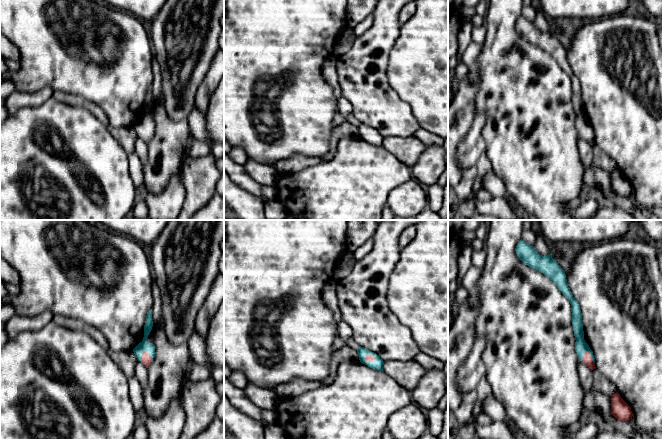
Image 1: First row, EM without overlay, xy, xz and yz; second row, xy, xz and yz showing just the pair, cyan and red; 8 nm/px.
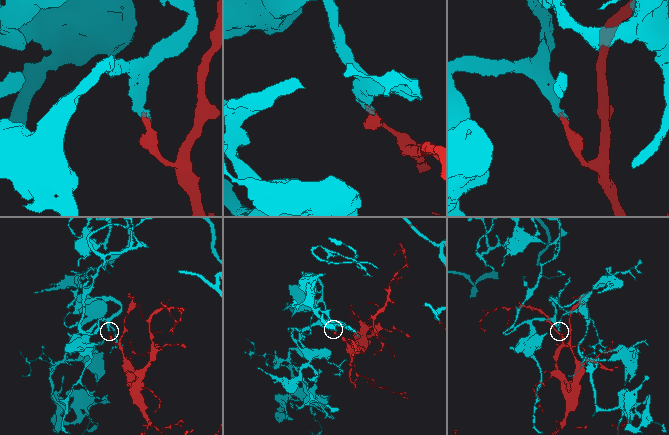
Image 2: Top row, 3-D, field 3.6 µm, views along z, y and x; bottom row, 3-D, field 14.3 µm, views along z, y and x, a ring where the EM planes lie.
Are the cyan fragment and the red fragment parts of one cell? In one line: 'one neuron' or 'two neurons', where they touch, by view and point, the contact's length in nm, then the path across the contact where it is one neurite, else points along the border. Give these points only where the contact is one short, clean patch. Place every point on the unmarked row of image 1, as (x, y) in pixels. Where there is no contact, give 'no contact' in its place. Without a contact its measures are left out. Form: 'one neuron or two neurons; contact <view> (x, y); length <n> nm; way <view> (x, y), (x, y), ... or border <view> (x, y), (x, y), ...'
two neurons; contact xz (368, 138); length 100 nm; border xz (375, 133), (369, 138), (364, 137)

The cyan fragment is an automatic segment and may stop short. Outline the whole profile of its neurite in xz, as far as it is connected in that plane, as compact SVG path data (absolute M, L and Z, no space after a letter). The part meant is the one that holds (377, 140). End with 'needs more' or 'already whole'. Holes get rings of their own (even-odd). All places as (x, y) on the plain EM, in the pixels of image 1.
M359 122L357 125L359 136L362 140L367 141L368 143L383 147L383 136L374 128L369 127L368 125Z; already whole

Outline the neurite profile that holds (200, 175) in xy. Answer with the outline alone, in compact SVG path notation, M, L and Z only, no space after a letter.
M210 153L203 157L187 157L181 174L186 195L178 220L190 220L216 194L221 172L216 167L215 157Z

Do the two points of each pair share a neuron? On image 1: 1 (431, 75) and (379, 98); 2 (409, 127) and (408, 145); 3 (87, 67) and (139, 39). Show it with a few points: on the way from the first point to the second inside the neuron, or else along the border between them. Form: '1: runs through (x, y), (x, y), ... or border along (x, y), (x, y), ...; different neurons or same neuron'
1: border along (387, 68), (389, 85), (410, 108); different neurons
2: border along (413, 135), (391, 135), (386, 138); different neurons
3: runs through (100, 54), (112, 52), (126, 45); same neuron

